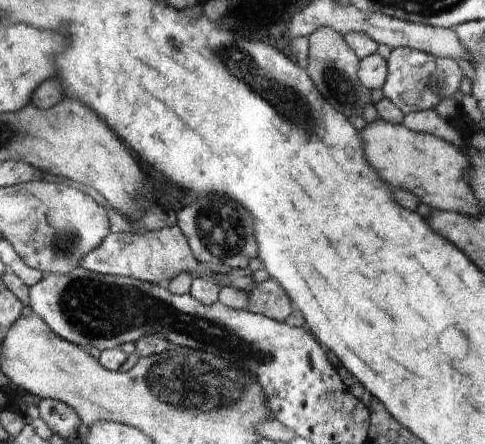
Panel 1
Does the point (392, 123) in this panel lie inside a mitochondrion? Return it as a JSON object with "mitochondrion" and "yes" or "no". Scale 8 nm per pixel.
{"mitochondrion":"no"}

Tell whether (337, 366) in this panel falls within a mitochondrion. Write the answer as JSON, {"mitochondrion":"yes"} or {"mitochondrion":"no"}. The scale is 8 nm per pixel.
{"mitochondrion":"no"}

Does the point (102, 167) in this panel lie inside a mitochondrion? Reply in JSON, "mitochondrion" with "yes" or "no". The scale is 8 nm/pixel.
{"mitochondrion":"no"}

